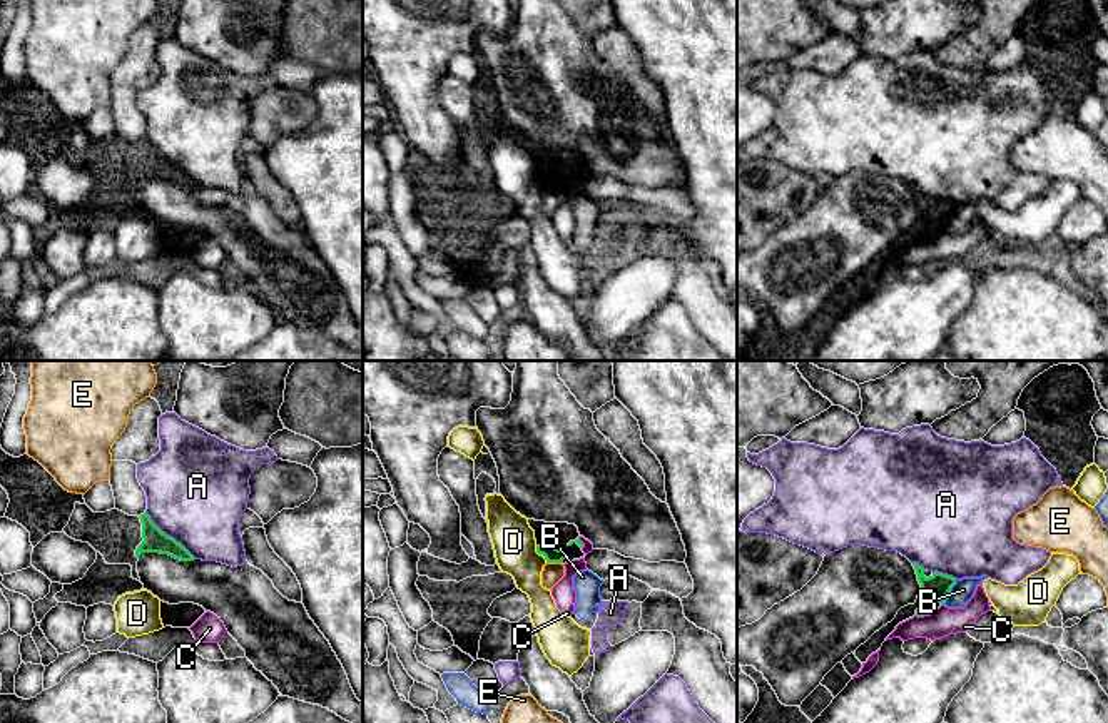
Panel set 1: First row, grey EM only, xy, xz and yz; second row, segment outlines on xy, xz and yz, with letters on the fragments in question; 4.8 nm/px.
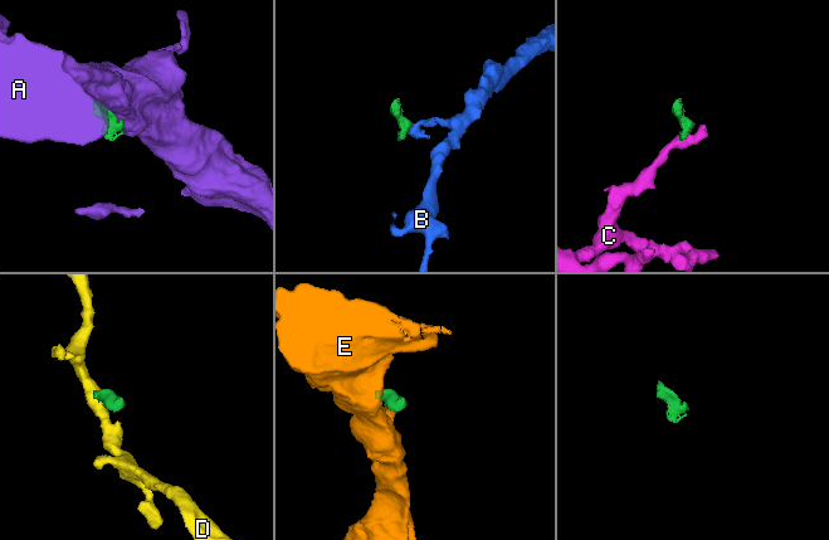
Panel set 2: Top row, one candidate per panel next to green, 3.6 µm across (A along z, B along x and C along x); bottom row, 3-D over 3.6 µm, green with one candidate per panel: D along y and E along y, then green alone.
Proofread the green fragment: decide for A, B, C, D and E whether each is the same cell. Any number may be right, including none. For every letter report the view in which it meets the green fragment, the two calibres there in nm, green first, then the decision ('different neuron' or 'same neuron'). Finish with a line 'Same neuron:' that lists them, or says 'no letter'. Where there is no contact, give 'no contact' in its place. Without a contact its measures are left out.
A: contact in xy; calibres 110 and 480 nm; different neuron
B: contact in yz; calibres 120 and 100 nm; different neuron
C: contact in yz; calibres 40 and 140 nm; different neuron
D: contact in xz; calibres 80 and 200 nm; different neuron
E: contact in xz; calibres 80 and 100 nm; different neuron
Same neuron: no letter

